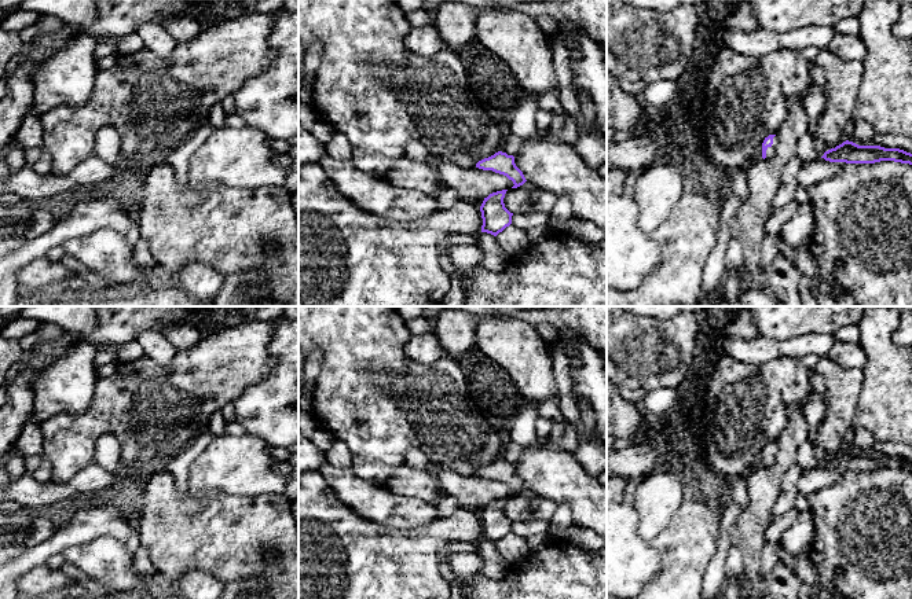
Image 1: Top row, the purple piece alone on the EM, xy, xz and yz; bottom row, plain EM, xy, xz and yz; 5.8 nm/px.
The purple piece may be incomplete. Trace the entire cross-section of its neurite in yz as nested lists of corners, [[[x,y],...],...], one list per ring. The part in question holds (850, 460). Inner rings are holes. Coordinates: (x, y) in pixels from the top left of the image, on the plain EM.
[[[849,448],[825,459],[821,466],[829,470],[846,471],[875,471],[880,468],[894,468],[912,473],[912,462],[904,457],[884,456],[880,453],[858,453]]]

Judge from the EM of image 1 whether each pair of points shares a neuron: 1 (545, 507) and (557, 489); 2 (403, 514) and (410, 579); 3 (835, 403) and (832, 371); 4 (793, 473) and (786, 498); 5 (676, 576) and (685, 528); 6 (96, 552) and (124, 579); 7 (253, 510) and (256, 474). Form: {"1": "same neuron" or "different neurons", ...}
{"1": "different neurons", "2": "different neurons", "3": "same neuron", "4": "same neuron", "5": "same neuron", "6": "same neuron", "7": "different neurons"}

